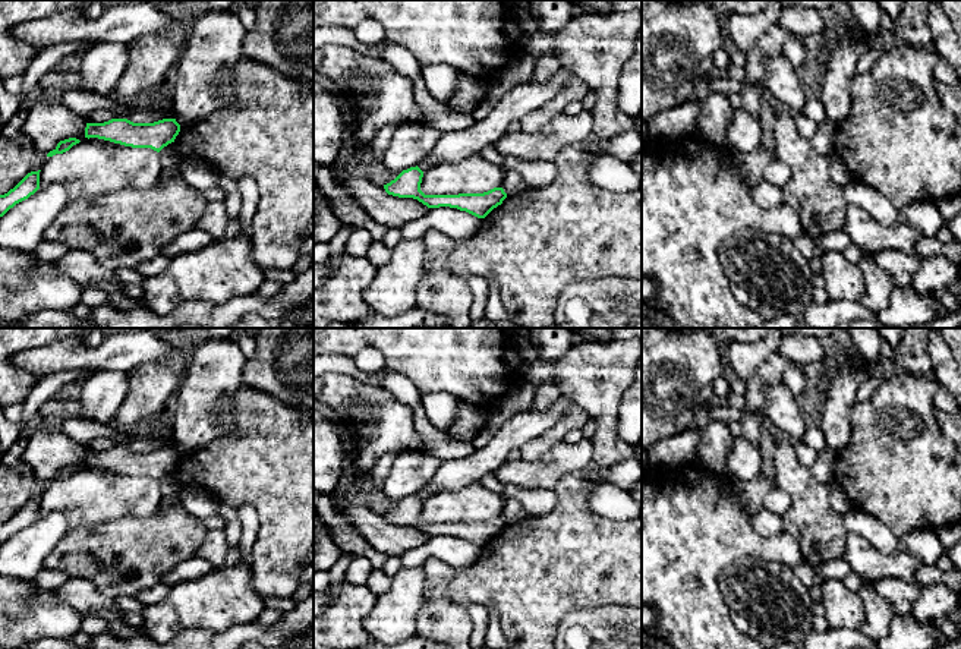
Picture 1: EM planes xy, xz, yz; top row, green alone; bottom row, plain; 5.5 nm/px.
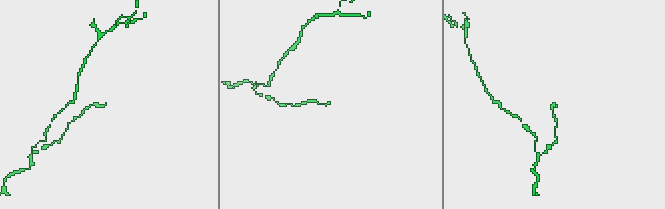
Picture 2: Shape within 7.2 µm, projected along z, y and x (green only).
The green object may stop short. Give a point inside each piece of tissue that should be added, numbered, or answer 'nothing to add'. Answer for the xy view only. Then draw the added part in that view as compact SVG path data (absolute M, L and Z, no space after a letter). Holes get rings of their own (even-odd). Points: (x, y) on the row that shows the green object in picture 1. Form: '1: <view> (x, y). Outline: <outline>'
nothing to add

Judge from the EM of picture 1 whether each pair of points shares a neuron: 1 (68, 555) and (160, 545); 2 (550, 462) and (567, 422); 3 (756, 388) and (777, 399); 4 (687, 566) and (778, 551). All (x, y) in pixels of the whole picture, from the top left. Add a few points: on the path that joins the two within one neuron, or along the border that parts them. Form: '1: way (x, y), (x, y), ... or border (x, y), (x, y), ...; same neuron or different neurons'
1: way (91, 554), (136, 553); same neuron
2: border (563, 440), (536, 459), (526, 460); different neurons
3: border (780, 380), (765, 388), (763, 416); different neurons
4: way (709, 547), (756, 547); same neuron

